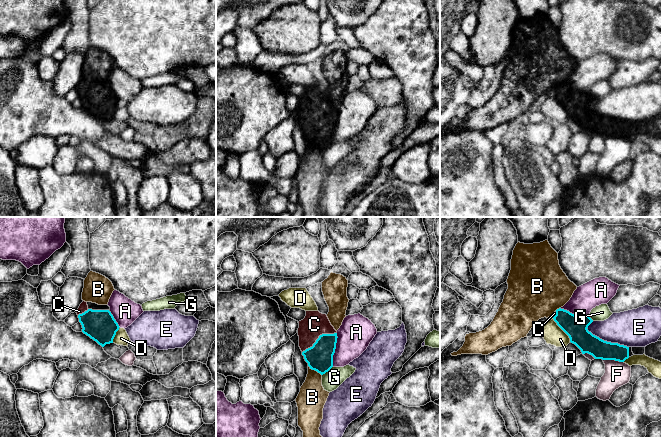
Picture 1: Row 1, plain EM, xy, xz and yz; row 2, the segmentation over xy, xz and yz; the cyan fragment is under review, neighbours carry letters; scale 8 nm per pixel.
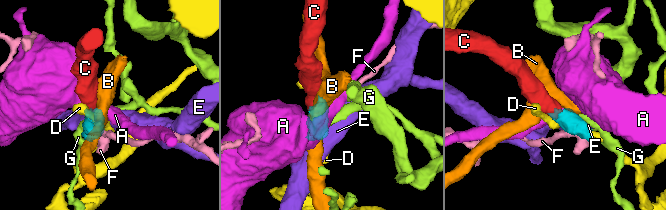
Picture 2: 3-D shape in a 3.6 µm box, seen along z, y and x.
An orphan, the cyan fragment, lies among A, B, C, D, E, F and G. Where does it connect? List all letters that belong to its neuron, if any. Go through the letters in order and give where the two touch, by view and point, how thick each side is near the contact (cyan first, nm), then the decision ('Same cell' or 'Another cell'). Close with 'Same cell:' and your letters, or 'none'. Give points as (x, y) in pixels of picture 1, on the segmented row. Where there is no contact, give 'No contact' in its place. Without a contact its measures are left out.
A: Touches cyan at xz (334, 350). Thickness 220 nm (cyan) against 280 nm. Another cell
B: Touches cyan at xz (315, 370). Thickness 220 nm (cyan) against 220 nm. Another cell
C: Touches cyan at xz (319, 337). Thickness 220 nm (cyan) against 200 nm. Same cell
D: Touches cyan at yz (561, 328). Thickness 180 nm (cyan) against 160 nm. Another cell
E: Touches cyan at yz (606, 341). Thickness 160 nm (cyan) against 300 nm. Another cell
F: Touches cyan at yz (613, 359). Thickness 160 nm (cyan) against 200 nm. Another cell
G: Touches cyan at xz (327, 371). Thickness 220 nm (cyan) against 160 nm. Another cell
Same cell: C

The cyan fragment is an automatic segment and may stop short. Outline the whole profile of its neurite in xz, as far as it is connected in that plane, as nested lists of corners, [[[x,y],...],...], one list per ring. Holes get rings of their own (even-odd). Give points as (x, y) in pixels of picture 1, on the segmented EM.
[[[306,311],[305,318],[298,323],[299,347],[305,361],[310,369],[317,371],[321,375],[325,374],[333,367],[333,355],[338,338],[337,331],[331,325],[327,315],[319,311]]]

